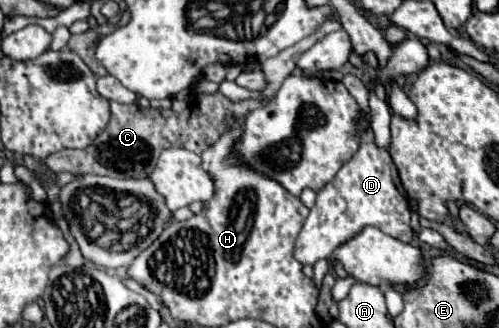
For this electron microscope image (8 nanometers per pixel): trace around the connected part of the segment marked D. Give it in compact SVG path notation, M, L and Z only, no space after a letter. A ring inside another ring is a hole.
M371 128L361 136L361 146L353 158L343 164L337 176L317 194L317 202L311 208L303 230L295 242L295 258L301 264L315 264L321 258L329 258L331 252L353 238L363 226L375 226L381 232L401 240L411 242L411 212L407 206L407 194L401 186L397 168L387 150L377 148L373 142Z

